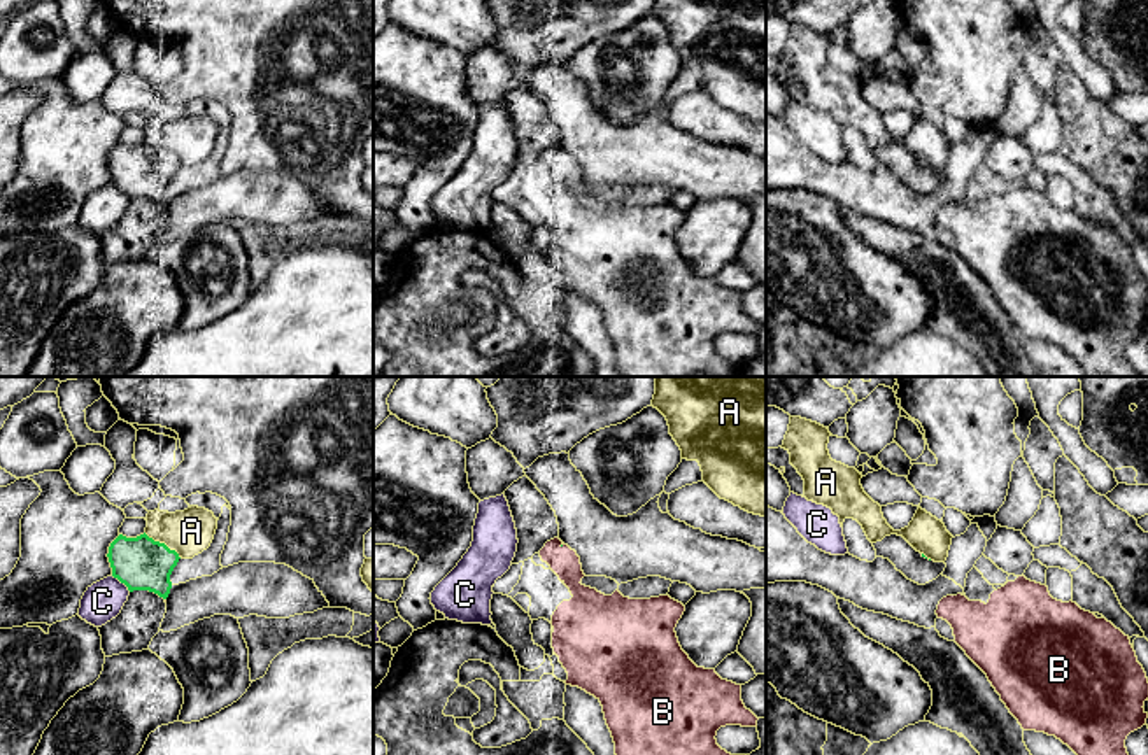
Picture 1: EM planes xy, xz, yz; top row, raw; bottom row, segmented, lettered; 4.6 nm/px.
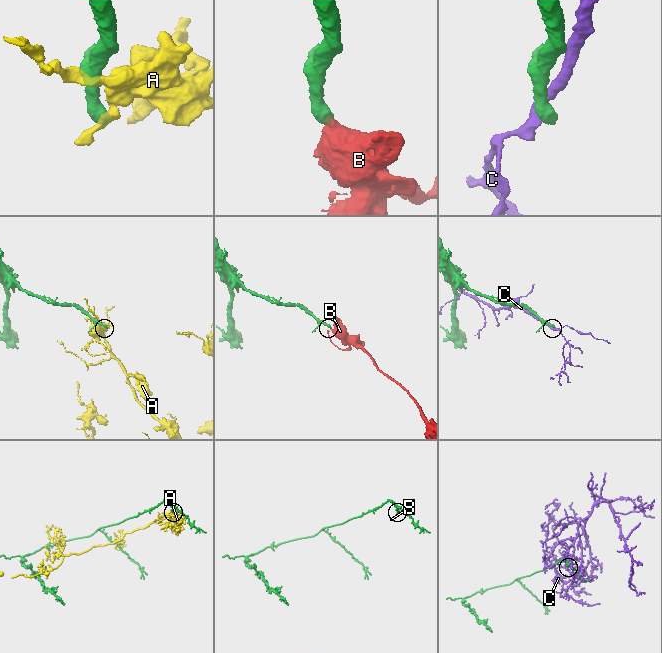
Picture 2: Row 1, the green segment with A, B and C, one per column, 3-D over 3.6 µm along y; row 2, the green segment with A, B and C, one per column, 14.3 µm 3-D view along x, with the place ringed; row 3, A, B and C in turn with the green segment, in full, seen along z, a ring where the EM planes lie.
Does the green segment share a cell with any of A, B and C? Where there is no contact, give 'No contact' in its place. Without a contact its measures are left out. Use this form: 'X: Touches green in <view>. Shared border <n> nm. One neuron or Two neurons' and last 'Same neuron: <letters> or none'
A: Touches green in xy. Shared border 200 nm. Two neurons
B: No contact. One neuron
C: Touches green in xy. Shared border 120 nm. Two neurons
Same neuron: B

